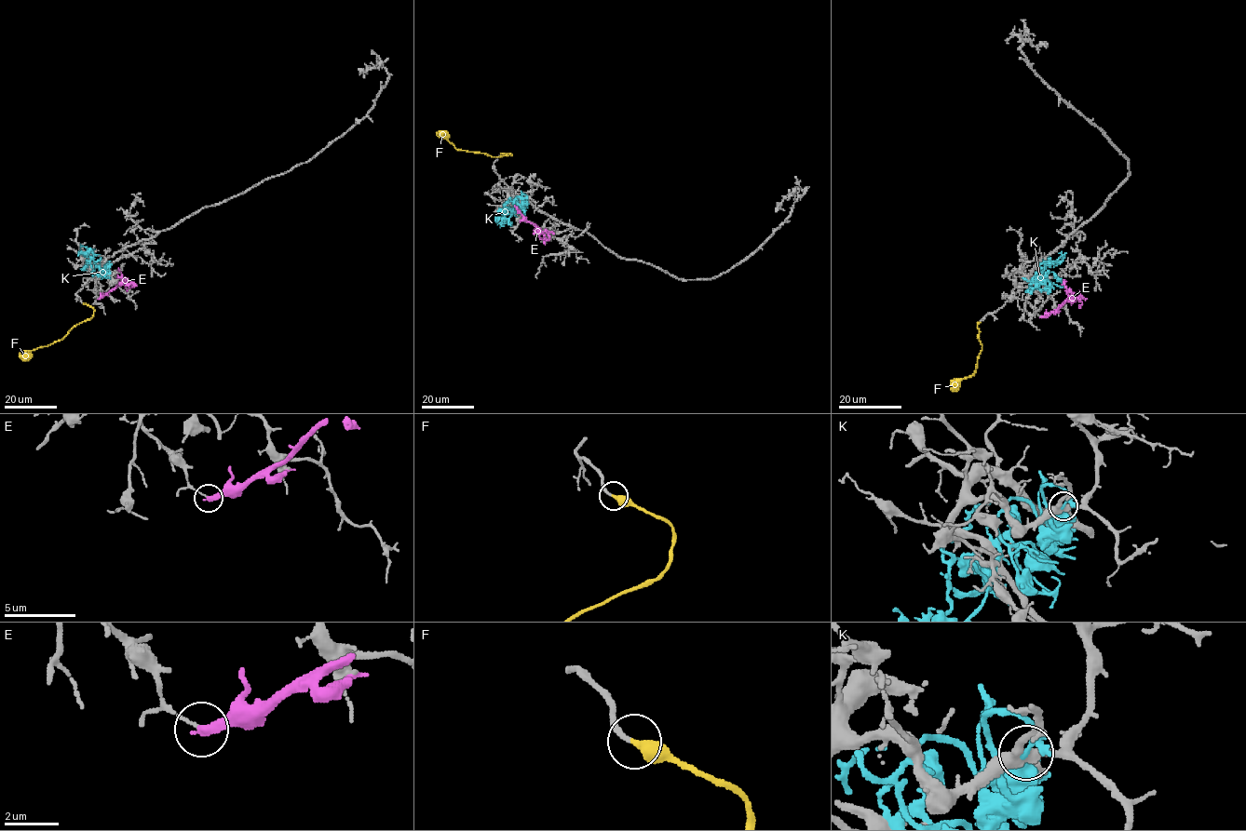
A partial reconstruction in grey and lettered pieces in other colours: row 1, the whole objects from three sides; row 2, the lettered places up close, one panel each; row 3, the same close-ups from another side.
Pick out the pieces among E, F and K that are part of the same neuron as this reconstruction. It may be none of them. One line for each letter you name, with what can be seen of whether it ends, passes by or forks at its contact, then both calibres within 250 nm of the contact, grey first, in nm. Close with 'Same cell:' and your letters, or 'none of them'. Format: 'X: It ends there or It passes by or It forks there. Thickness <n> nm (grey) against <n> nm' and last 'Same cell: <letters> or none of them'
F: It ends there. Thickness 200 nm (grey) against 420 nm
Same cell: F

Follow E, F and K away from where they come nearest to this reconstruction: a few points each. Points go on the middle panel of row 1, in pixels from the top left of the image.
E: (515, 206), (526, 221), (548, 233), (548, 240), (544, 238)
F: (500, 154), (511, 154), (494, 157), (458, 150), (439, 130)
K: (526, 197), (521, 194), (521, 204), (515, 205), (509, 198), (506, 202), (504, 207), (511, 213), (500, 227)

